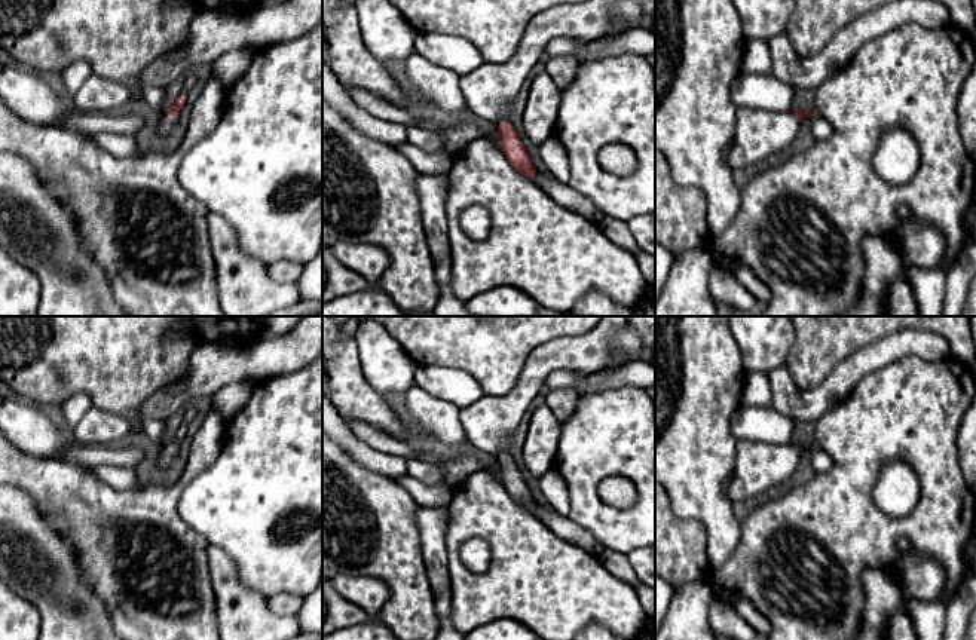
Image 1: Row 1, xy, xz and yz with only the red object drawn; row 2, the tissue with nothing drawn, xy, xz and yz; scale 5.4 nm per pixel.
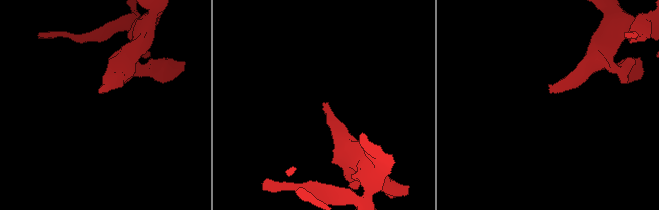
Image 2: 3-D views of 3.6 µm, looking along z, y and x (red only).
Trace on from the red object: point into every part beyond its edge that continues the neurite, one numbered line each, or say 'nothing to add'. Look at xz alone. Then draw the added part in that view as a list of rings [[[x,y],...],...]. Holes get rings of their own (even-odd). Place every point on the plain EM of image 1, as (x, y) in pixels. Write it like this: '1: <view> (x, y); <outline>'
1: xz (489, 423); [[[603,316],[587,334],[560,337],[533,349],[513,391],[505,396],[481,396],[461,410],[465,440],[490,459],[508,454],[514,431],[545,386],[550,373],[573,370],[594,374],[614,362],[612,340],[631,330],[642,340],[640,361],[652,362],[655,316]]]

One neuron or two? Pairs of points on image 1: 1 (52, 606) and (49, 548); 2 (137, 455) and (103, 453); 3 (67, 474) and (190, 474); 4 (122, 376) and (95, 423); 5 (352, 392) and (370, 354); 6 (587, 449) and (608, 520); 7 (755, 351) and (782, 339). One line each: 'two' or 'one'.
1: one
2: one
3: one
4: two
5: two
6: one
7: one

